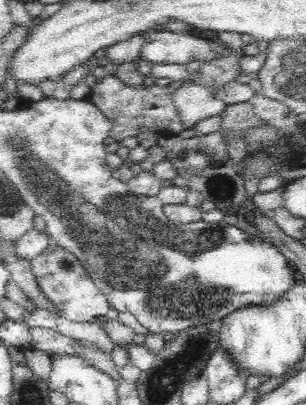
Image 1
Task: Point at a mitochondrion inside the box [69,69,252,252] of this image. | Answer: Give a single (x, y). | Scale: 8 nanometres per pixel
(222, 186)

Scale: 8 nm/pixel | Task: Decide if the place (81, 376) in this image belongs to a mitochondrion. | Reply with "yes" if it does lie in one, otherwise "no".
no

